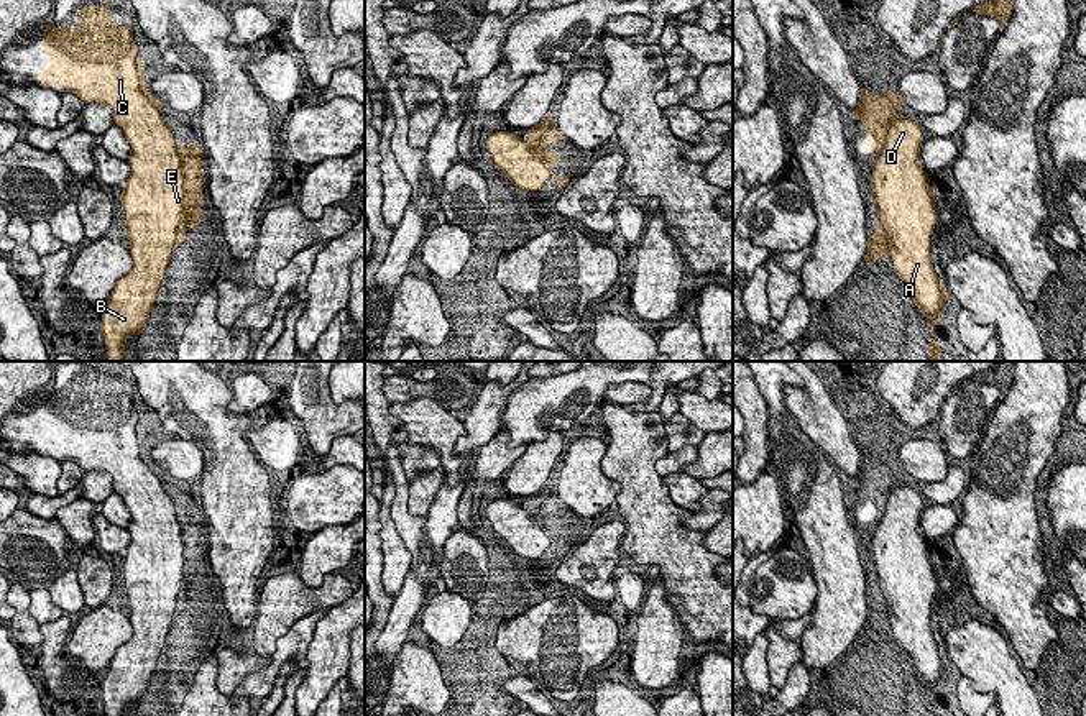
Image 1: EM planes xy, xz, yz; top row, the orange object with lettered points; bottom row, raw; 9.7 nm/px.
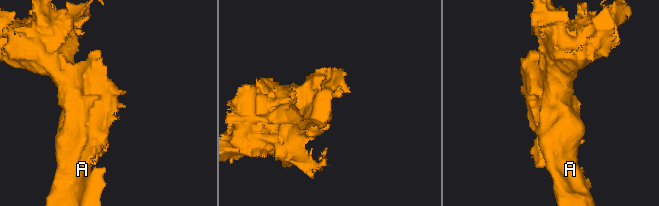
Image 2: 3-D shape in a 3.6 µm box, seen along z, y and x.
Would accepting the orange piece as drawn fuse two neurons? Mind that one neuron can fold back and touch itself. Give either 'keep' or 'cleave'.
keep

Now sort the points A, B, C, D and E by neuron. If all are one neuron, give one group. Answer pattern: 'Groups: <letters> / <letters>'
Groups: A B C D E

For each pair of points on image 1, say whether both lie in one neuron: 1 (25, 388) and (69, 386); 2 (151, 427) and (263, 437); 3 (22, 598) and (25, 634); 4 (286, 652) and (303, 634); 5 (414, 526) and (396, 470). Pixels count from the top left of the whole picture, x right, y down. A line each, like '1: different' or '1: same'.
1: different
2: different
3: same
4: same
5: same

